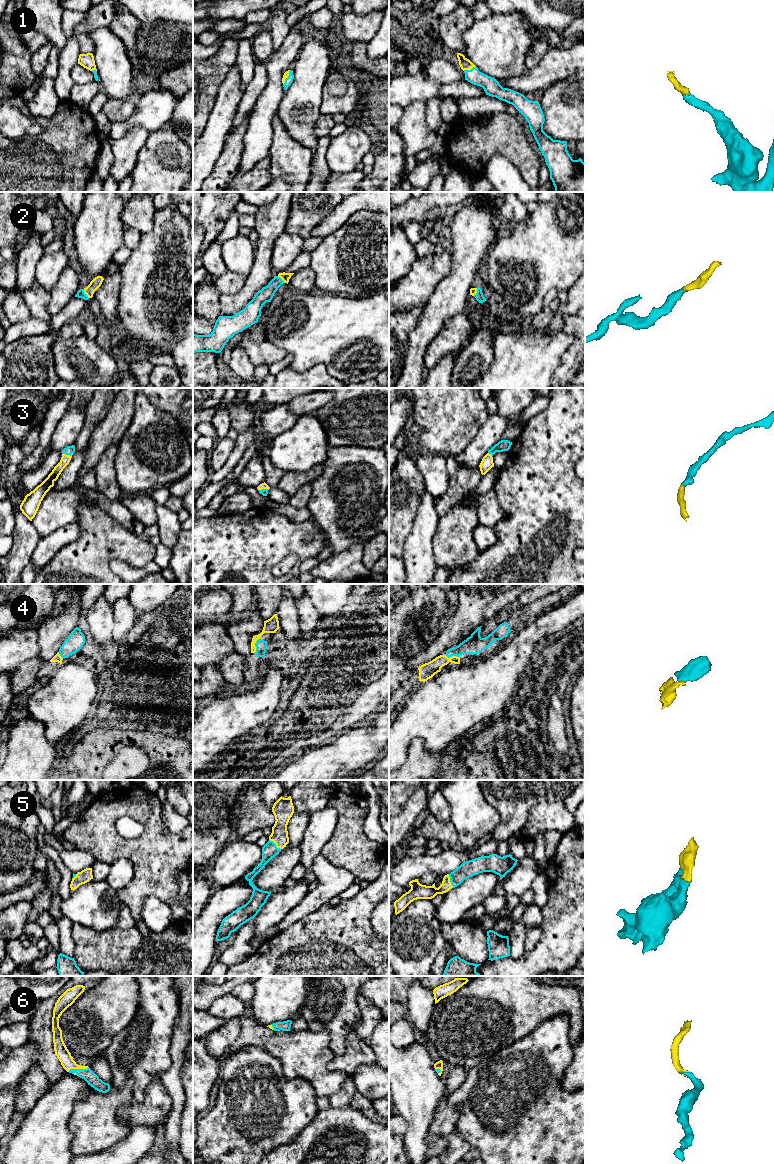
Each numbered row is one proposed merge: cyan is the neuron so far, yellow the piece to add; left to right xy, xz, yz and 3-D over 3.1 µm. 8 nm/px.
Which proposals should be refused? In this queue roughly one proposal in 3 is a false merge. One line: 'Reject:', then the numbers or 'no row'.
Reject: no row

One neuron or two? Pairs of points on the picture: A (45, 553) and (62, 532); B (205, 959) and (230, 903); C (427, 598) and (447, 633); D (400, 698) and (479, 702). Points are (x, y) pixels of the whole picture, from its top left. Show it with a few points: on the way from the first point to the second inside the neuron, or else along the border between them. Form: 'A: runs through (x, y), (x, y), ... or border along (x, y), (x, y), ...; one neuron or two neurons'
A: runs through (48, 548), (59, 537); one neuron
B: runs through (205, 945), (205, 927), (216, 916); one neuron
C: border along (441, 629), (437, 637), (427, 648); two neurons
D: border along (408, 696), (403, 704); two neurons

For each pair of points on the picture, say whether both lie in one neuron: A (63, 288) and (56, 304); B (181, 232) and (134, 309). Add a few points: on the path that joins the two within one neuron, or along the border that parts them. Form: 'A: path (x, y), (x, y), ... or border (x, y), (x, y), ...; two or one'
A: path (62, 292), (59, 300); one
B: path (169, 251), (169, 270), (152, 290); one

